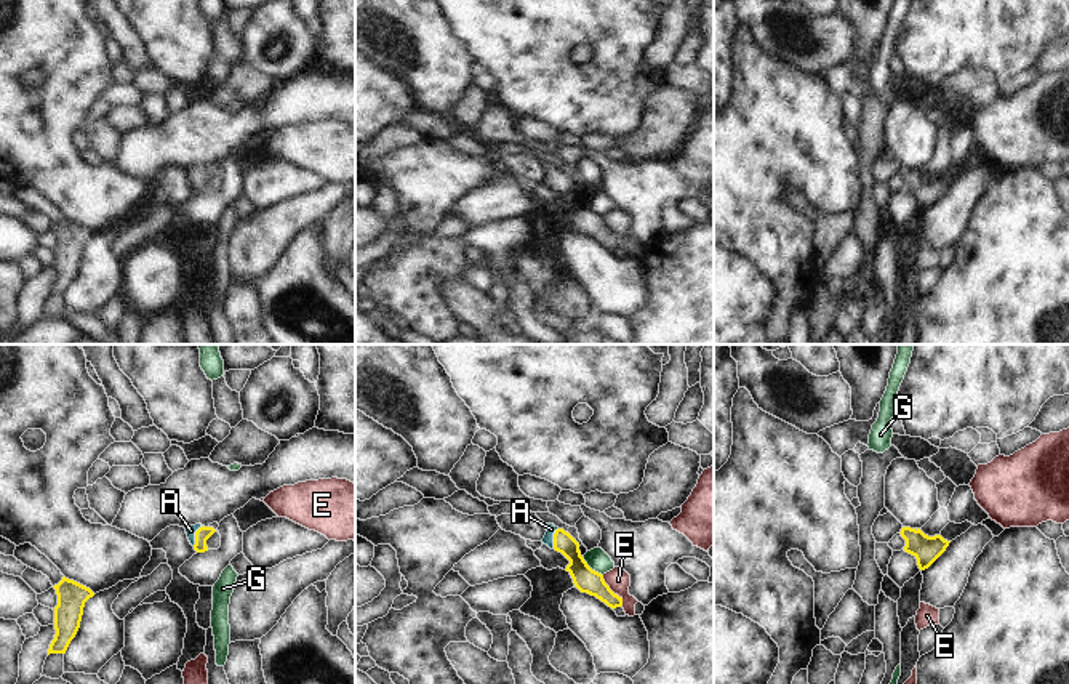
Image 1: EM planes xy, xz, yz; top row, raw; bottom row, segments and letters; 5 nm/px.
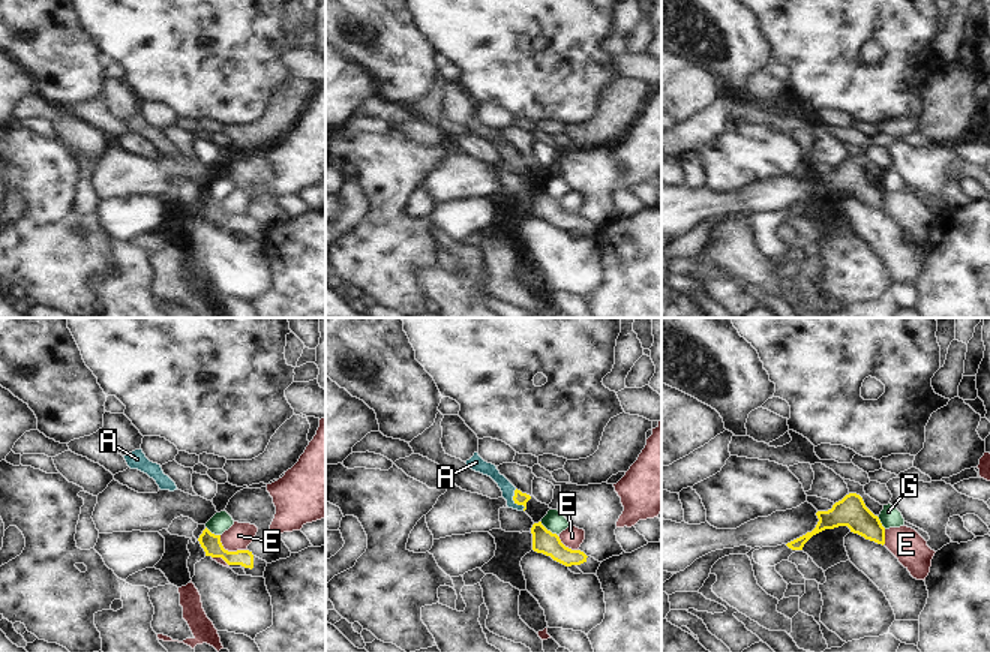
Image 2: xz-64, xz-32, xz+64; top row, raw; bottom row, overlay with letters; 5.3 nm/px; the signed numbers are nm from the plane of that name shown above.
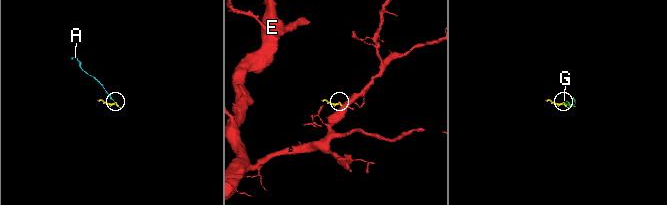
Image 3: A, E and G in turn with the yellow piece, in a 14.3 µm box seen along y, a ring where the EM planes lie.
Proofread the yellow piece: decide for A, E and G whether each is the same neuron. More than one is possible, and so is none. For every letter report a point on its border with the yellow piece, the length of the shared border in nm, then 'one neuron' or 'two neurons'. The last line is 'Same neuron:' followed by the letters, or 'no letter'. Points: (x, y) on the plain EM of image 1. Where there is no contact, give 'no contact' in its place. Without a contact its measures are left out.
A: xy (196, 177) | 120 nm | one neuron
E: xz (612, 233) | 190 nm | two neurons
G: xz (591, 210) | 140 nm | two neurons
Same neuron: A

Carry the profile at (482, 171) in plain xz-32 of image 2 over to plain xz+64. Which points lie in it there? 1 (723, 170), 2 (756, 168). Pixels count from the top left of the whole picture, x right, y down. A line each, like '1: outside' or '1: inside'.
1: outside
2: outside

